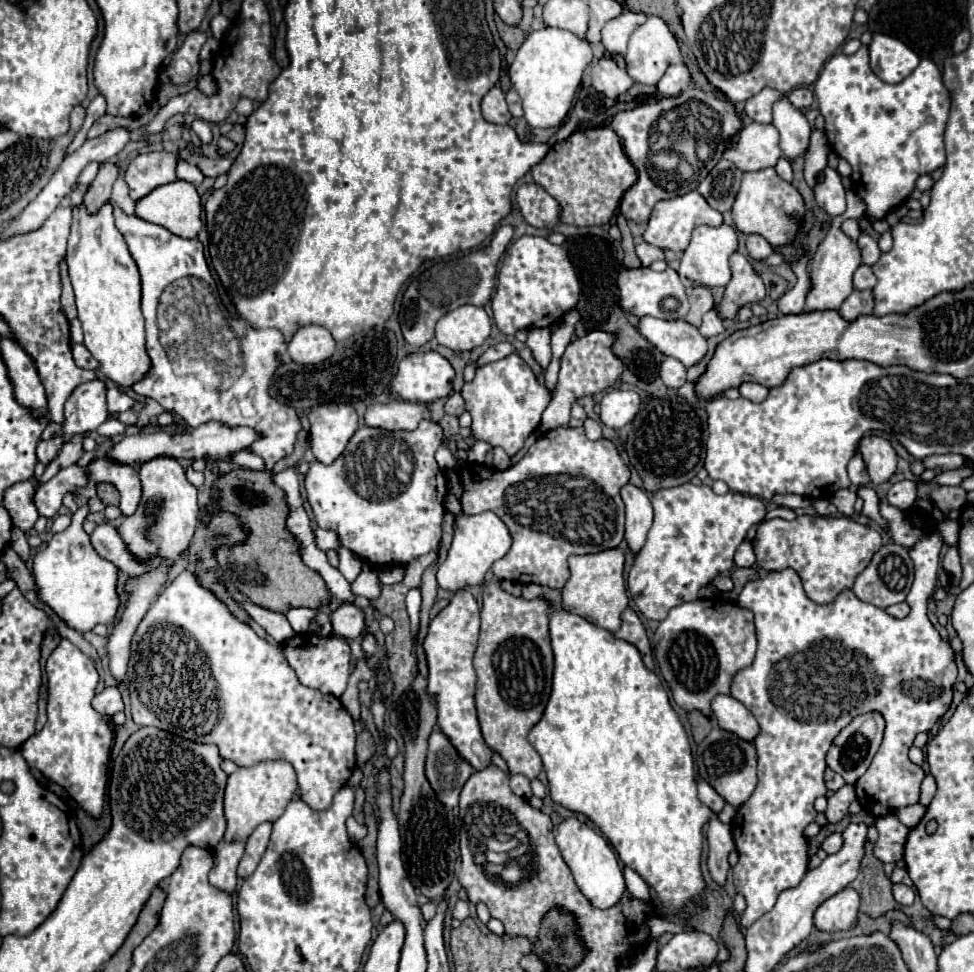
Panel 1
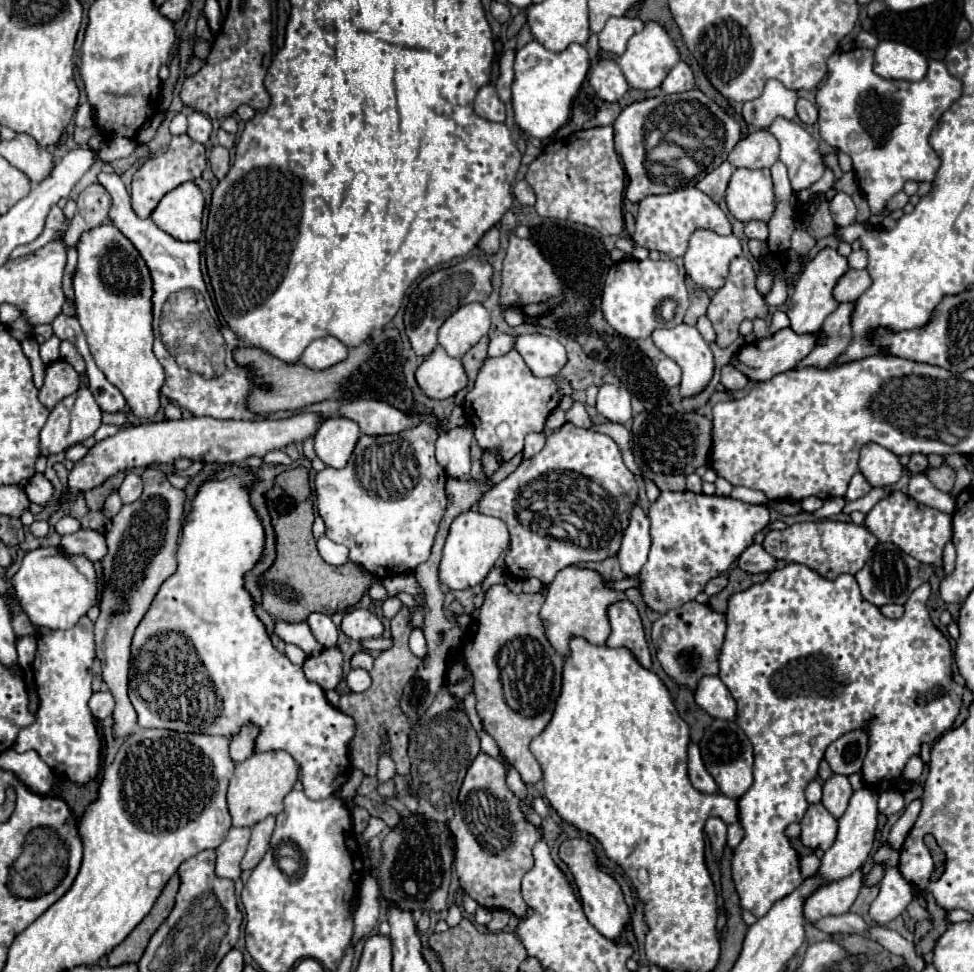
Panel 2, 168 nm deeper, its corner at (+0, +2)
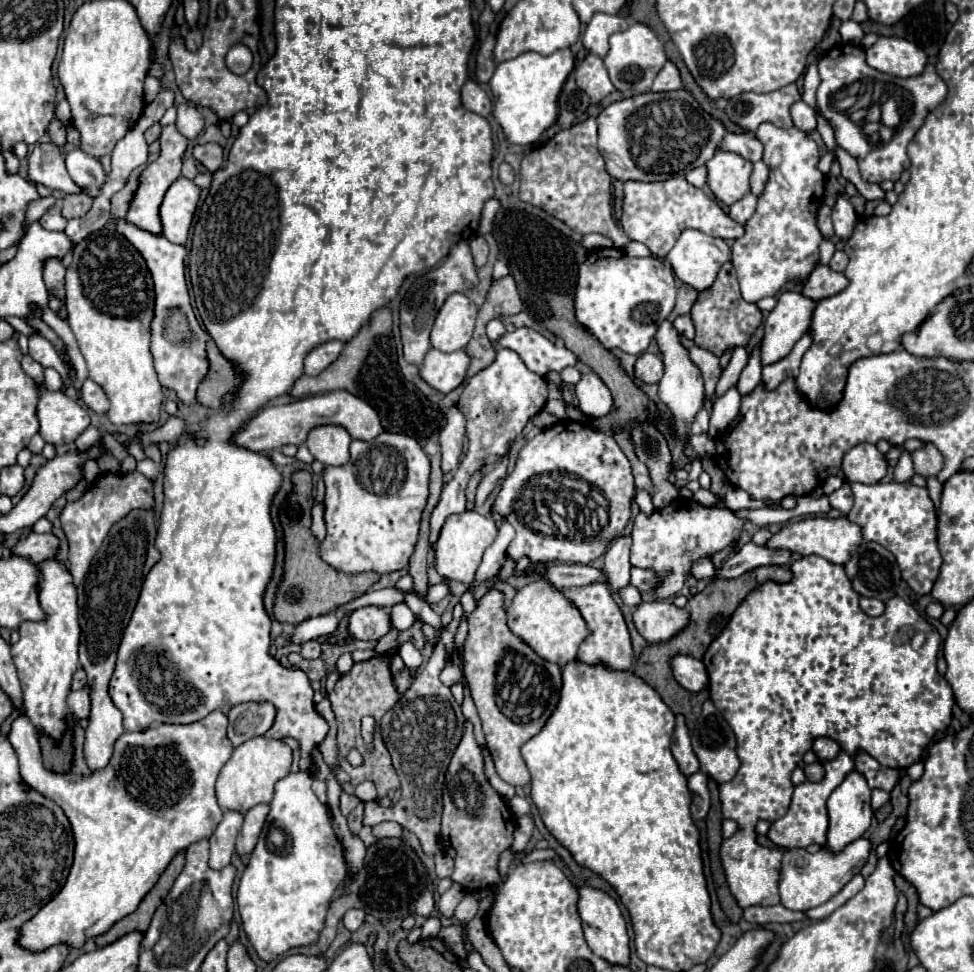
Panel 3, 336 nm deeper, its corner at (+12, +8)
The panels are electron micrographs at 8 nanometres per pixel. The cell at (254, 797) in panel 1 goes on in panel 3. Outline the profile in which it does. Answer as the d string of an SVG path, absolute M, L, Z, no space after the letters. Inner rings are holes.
M266 736L250 738L248 742L234 748L232 758L224 764L218 782L216 796L222 810L236 810L246 814L252 806L260 802L270 802L274 796L274 784L290 772L292 748L284 740L274 740Z

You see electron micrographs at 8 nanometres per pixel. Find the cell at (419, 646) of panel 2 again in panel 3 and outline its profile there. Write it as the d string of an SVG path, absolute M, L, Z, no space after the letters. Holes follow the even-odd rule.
M406 642L406 644L400 648L400 656L402 656L404 664L406 664L408 668L412 668L412 670L418 670L418 668L422 666L422 654L420 654L420 650L414 648L412 642Z

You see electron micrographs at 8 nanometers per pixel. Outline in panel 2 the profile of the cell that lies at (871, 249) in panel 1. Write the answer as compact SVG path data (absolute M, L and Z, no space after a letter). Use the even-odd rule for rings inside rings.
M858 248L858 250L854 250L854 252L848 256L848 264L850 264L852 268L856 268L856 270L864 268L864 266L868 264L868 256L866 256L864 248Z

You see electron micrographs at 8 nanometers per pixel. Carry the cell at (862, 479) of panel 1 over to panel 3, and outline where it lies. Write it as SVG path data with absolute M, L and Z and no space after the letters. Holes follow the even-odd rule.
M848 484L846 486L842 486L840 490L836 490L836 492L832 492L830 496L828 496L828 500L830 500L830 506L832 508L836 508L836 510L840 510L844 516L850 512L850 508L852 508L852 492L850 492L850 488L848 488Z

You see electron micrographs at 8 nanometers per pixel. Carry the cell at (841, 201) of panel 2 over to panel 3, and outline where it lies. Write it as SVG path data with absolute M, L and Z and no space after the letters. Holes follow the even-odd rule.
M840 196L834 204L834 210L832 210L832 224L834 224L834 234L840 238L840 240L848 240L852 236L852 230L858 222L858 214L854 210L854 206L844 198Z

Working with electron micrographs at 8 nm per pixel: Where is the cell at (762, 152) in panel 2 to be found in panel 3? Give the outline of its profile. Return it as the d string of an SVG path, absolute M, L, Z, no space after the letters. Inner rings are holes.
M728 132L722 138L720 148L728 150L728 152L734 152L734 154L740 154L742 158L750 160L752 164L762 160L762 150L764 150L760 140L752 132L744 132L744 134L730 134Z

